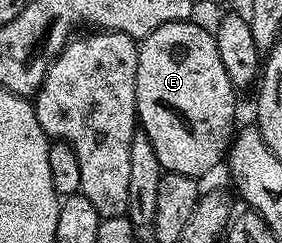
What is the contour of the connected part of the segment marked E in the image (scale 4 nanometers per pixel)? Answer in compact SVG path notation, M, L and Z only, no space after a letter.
M182 20L181 22L169 22L165 26L157 26L153 34L146 36L144 40L138 41L139 53L137 54L137 78L135 79L135 115L137 117L138 127L153 142L153 150L157 154L157 162L161 162L164 172L176 172L185 174L192 178L200 178L206 172L214 170L218 164L224 163L228 148L231 147L232 139L237 131L235 124L235 96L237 90L229 82L229 74L225 74L225 66L221 62L221 54L217 54L217 42L214 35L201 26L197 26L191 20Z

